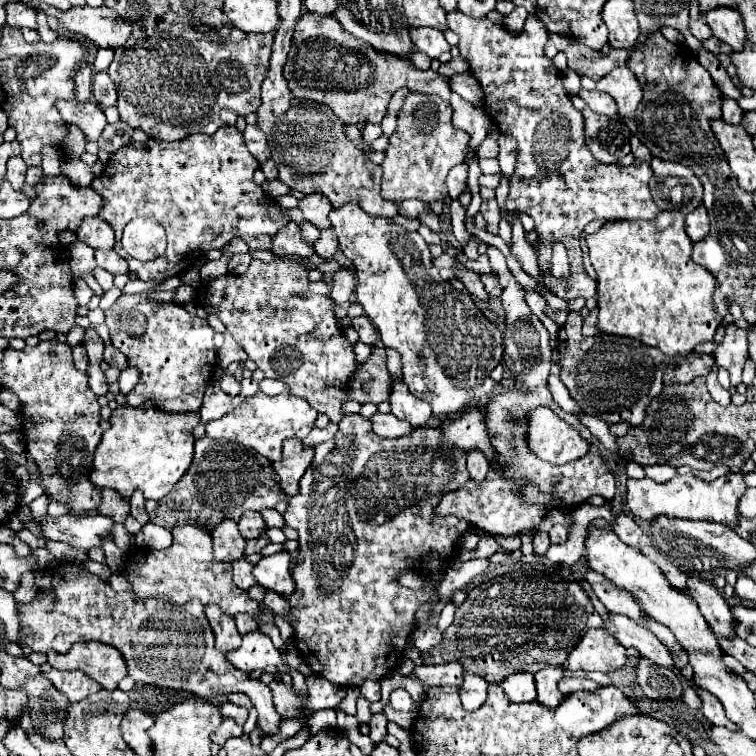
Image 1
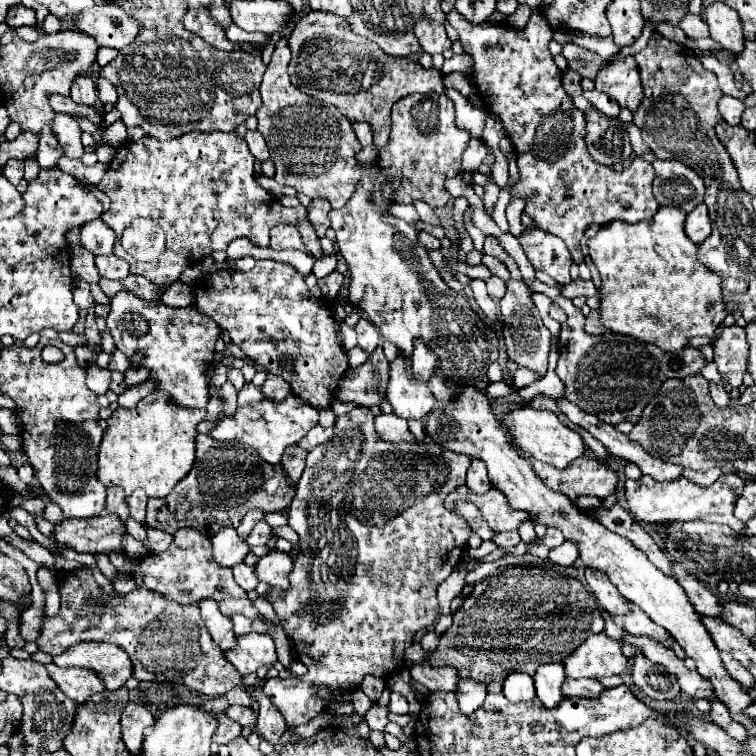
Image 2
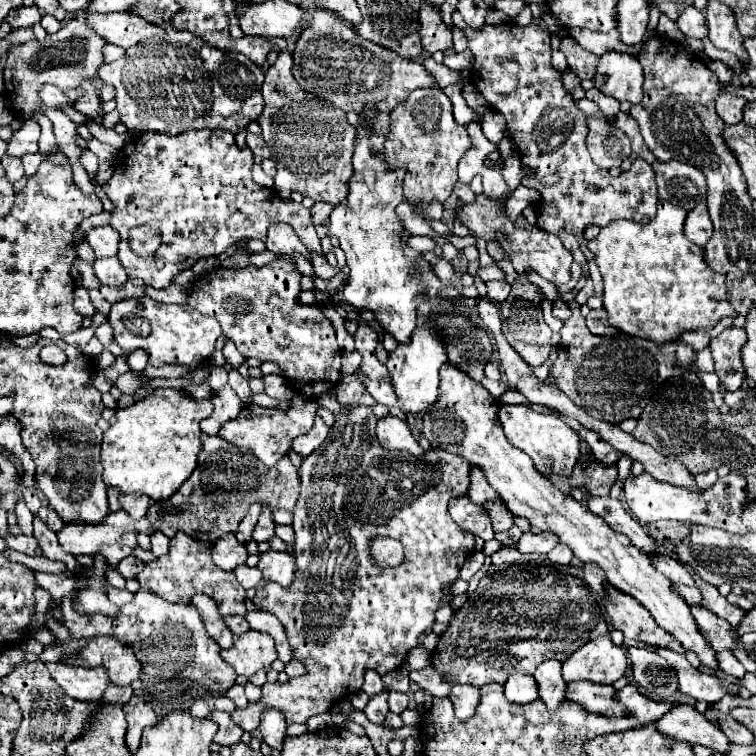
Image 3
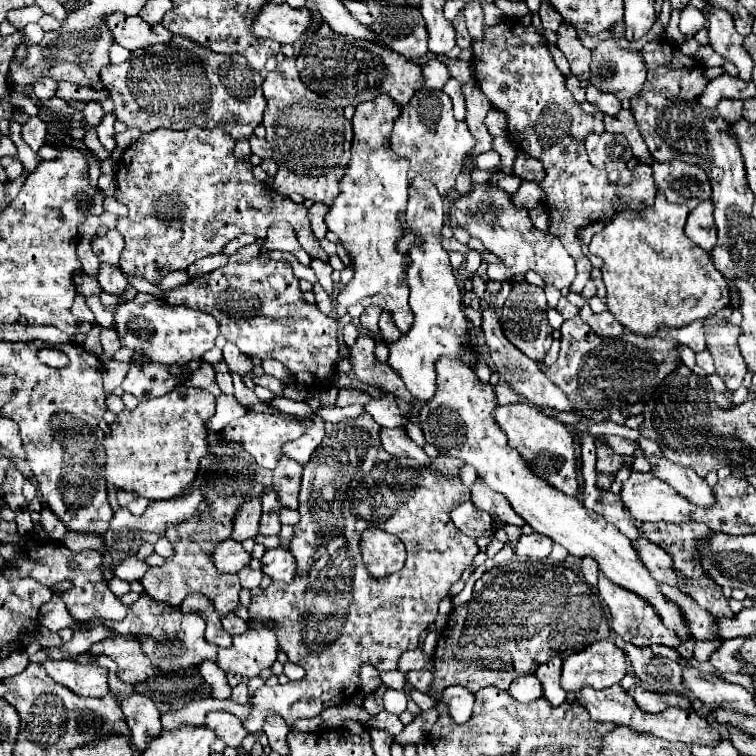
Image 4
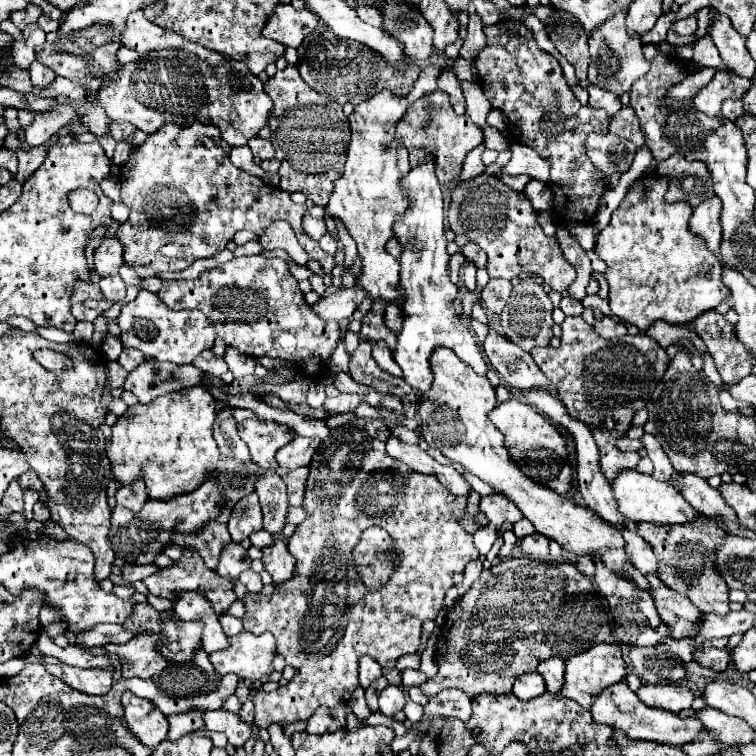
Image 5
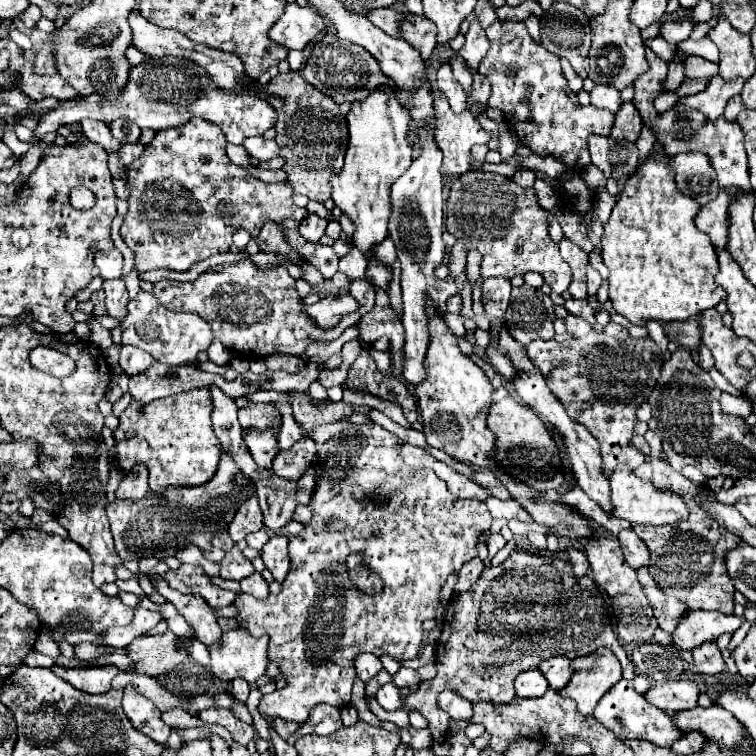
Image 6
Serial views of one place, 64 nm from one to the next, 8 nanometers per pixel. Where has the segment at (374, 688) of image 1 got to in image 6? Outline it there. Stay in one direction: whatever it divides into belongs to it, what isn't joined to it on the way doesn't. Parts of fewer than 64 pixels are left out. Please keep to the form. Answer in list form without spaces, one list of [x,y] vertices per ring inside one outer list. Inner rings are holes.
[[[360,654],[360,656],[356,658],[356,672],[358,672],[358,678],[370,680],[370,678],[374,678],[380,670],[382,670],[382,662],[380,662],[378,656]]]

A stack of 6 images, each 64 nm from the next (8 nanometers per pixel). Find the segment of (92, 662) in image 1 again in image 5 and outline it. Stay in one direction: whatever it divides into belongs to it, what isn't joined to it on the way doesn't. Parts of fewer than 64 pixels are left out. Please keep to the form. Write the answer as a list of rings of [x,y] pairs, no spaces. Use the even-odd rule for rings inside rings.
[[[136,634],[126,644],[104,644],[104,650],[122,658],[122,678],[152,678],[168,668],[156,652],[158,642],[156,634]]]

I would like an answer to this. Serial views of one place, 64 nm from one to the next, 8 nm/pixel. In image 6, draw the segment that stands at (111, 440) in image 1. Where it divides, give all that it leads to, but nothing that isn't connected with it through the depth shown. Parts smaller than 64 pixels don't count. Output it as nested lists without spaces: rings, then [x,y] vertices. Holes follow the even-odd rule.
[[[194,388],[176,396],[140,404],[136,400],[120,414],[120,426],[114,430],[114,464],[122,474],[134,468],[134,462],[148,468],[152,494],[162,496],[168,486],[200,486],[208,482],[220,462],[220,442],[212,430],[212,396],[208,388]]]

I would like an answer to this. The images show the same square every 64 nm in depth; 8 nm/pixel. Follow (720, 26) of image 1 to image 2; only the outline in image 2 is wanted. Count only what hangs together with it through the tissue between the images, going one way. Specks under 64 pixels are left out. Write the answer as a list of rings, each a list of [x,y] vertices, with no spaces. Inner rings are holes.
[[[710,4],[704,12],[704,20],[710,26],[710,38],[716,40],[724,50],[740,54],[744,50],[744,34],[740,16],[726,4]]]

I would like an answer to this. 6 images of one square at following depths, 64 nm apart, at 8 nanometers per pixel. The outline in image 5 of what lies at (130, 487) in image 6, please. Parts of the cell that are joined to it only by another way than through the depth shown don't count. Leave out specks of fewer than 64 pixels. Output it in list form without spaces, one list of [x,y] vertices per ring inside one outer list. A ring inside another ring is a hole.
[[[134,482],[130,486],[120,486],[116,492],[116,502],[120,506],[130,508],[132,512],[138,512],[146,500],[148,500],[148,494],[146,494],[146,488],[142,482]]]

